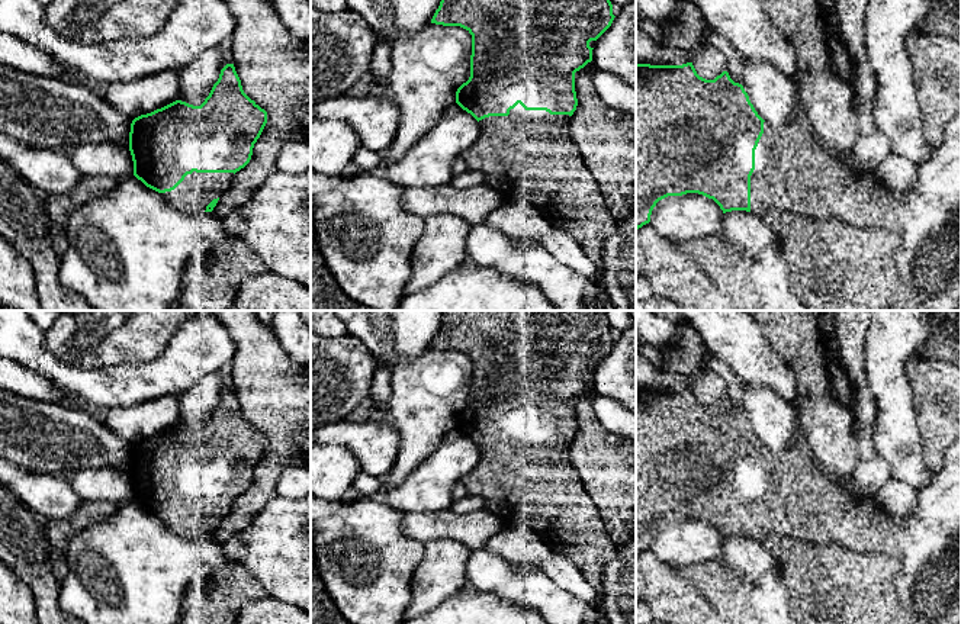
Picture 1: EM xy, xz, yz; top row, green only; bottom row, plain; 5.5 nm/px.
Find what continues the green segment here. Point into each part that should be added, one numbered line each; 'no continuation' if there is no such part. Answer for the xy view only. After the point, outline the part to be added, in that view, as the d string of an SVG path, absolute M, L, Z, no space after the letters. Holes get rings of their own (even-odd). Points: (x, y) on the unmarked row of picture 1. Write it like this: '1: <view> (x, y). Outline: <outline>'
1: xy (196, 515). Outline: M196 498L187 499L171 517L161 518L177 535L200 538L206 531L221 522L231 511L234 498Z

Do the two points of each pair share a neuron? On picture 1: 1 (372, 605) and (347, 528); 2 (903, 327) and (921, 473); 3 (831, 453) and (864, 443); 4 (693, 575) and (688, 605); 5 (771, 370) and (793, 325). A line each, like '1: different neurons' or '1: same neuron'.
1: same neuron
2: same neuron
3: different neurons
4: different neurons
5: different neurons

